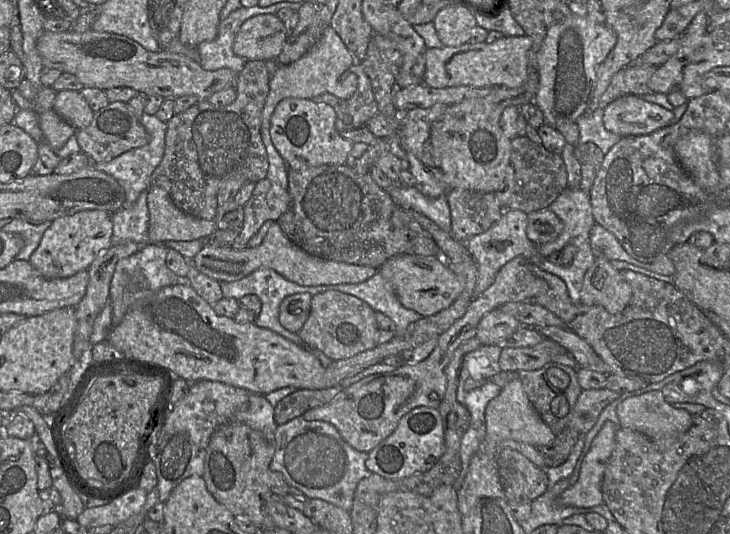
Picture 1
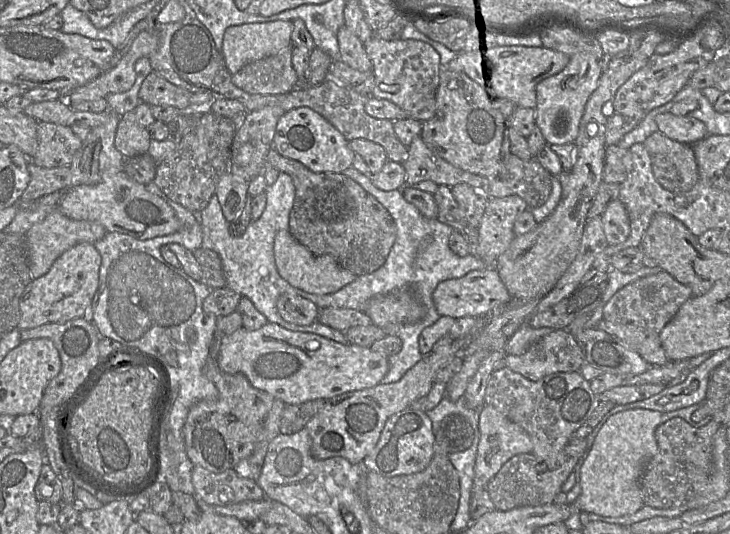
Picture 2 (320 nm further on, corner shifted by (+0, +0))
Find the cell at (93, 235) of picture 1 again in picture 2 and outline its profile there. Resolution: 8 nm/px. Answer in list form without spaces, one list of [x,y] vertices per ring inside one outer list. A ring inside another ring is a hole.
[[[83,242],[65,251],[49,271],[31,281],[20,297],[19,330],[32,329],[46,323],[65,323],[88,317],[98,288],[101,256],[94,244]]]

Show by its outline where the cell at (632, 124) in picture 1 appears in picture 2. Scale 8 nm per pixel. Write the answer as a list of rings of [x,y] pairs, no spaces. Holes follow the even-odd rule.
[[[666,112],[658,114],[654,120],[656,132],[682,144],[693,145],[708,136],[704,123],[694,118]]]

